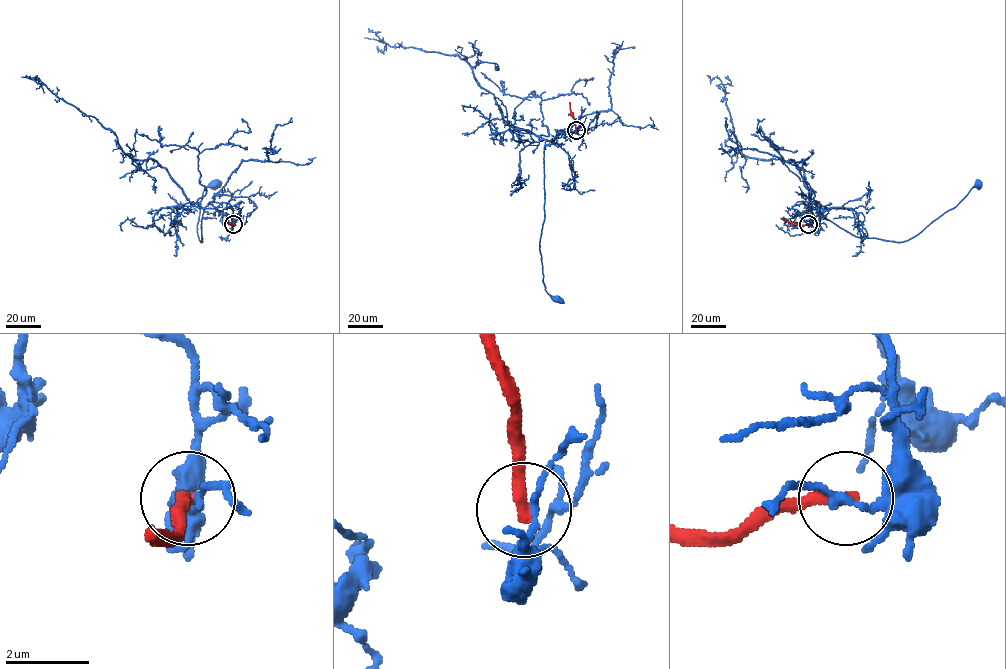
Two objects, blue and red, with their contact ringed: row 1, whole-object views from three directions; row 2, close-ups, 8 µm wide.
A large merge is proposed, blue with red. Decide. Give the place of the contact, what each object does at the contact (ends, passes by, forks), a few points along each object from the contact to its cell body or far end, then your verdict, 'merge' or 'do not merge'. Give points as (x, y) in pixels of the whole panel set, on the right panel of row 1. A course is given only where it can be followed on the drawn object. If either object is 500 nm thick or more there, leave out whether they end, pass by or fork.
place (808, 224); blue passes by; red ends; course blue (808, 224), (808, 207), (818, 202), (820, 214), (855, 236), (907, 240), (954, 208), (977, 184); course red (808, 224), (795, 225), (781, 218); do not merge

